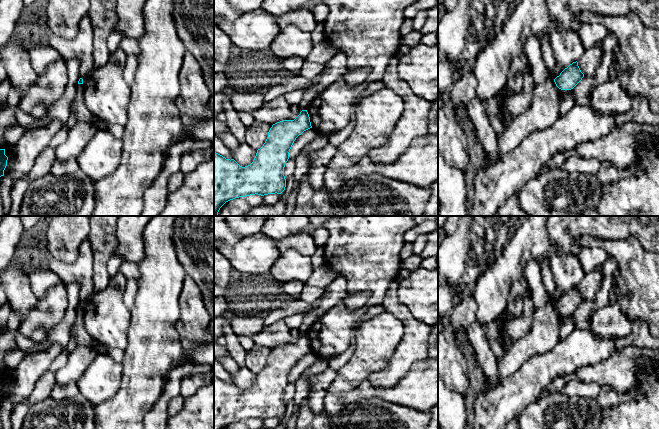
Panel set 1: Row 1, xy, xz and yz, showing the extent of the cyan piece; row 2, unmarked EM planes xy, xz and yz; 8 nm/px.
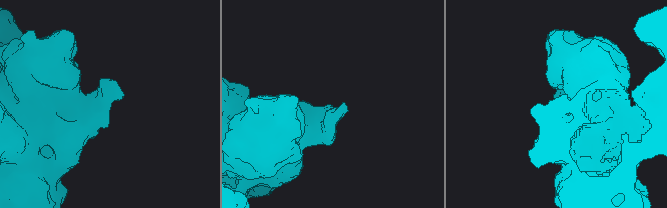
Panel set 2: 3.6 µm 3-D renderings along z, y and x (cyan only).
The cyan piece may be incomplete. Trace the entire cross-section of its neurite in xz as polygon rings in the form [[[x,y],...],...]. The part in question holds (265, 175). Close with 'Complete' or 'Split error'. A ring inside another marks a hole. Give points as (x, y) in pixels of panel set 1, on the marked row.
[[[302,110],[294,120],[283,120],[272,125],[263,146],[257,150],[253,162],[245,167],[234,159],[226,159],[214,151],[214,216],[228,201],[250,195],[281,194],[286,187],[284,167],[289,159],[290,149],[304,131],[312,128],[307,110]]]. Complete

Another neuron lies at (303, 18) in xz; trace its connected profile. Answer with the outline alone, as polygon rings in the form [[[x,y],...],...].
[[[301,8],[275,18],[281,29],[295,25],[302,30],[312,32],[318,23],[311,10],[307,8]]]

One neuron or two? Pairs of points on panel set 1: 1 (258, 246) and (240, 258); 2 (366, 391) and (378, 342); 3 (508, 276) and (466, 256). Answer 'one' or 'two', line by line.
1: one
2: two
3: two

